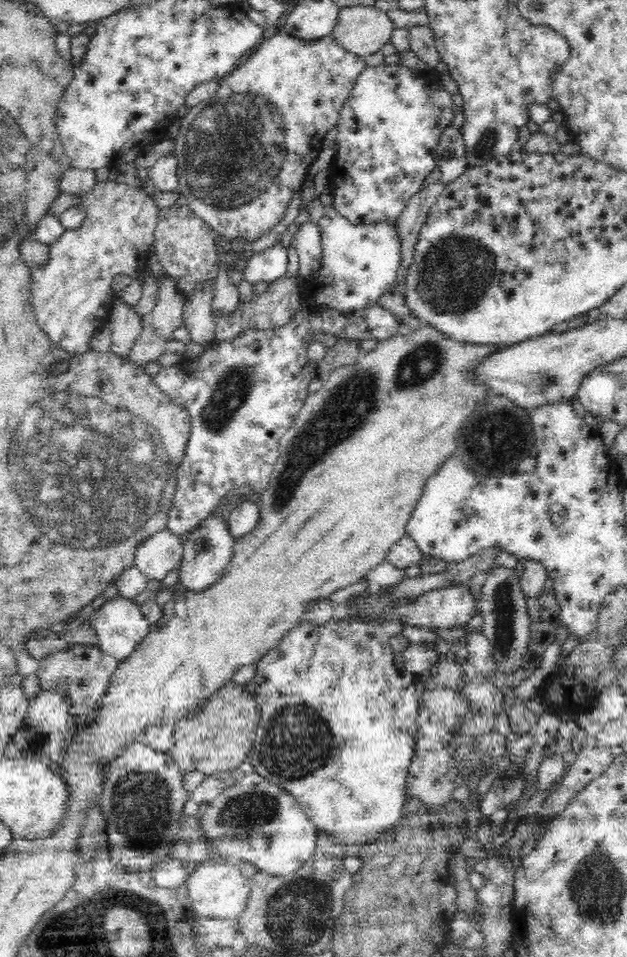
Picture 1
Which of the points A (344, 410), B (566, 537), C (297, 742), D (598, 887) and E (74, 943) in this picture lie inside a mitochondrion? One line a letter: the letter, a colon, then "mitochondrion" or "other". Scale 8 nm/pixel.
A: mitochondrion
B: other
C: mitochondrion
D: mitochondrion
E: mitochondrion

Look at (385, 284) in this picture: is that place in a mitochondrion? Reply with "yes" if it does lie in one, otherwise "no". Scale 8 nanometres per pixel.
no

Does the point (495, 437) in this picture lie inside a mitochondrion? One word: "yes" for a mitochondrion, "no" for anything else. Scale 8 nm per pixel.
yes

